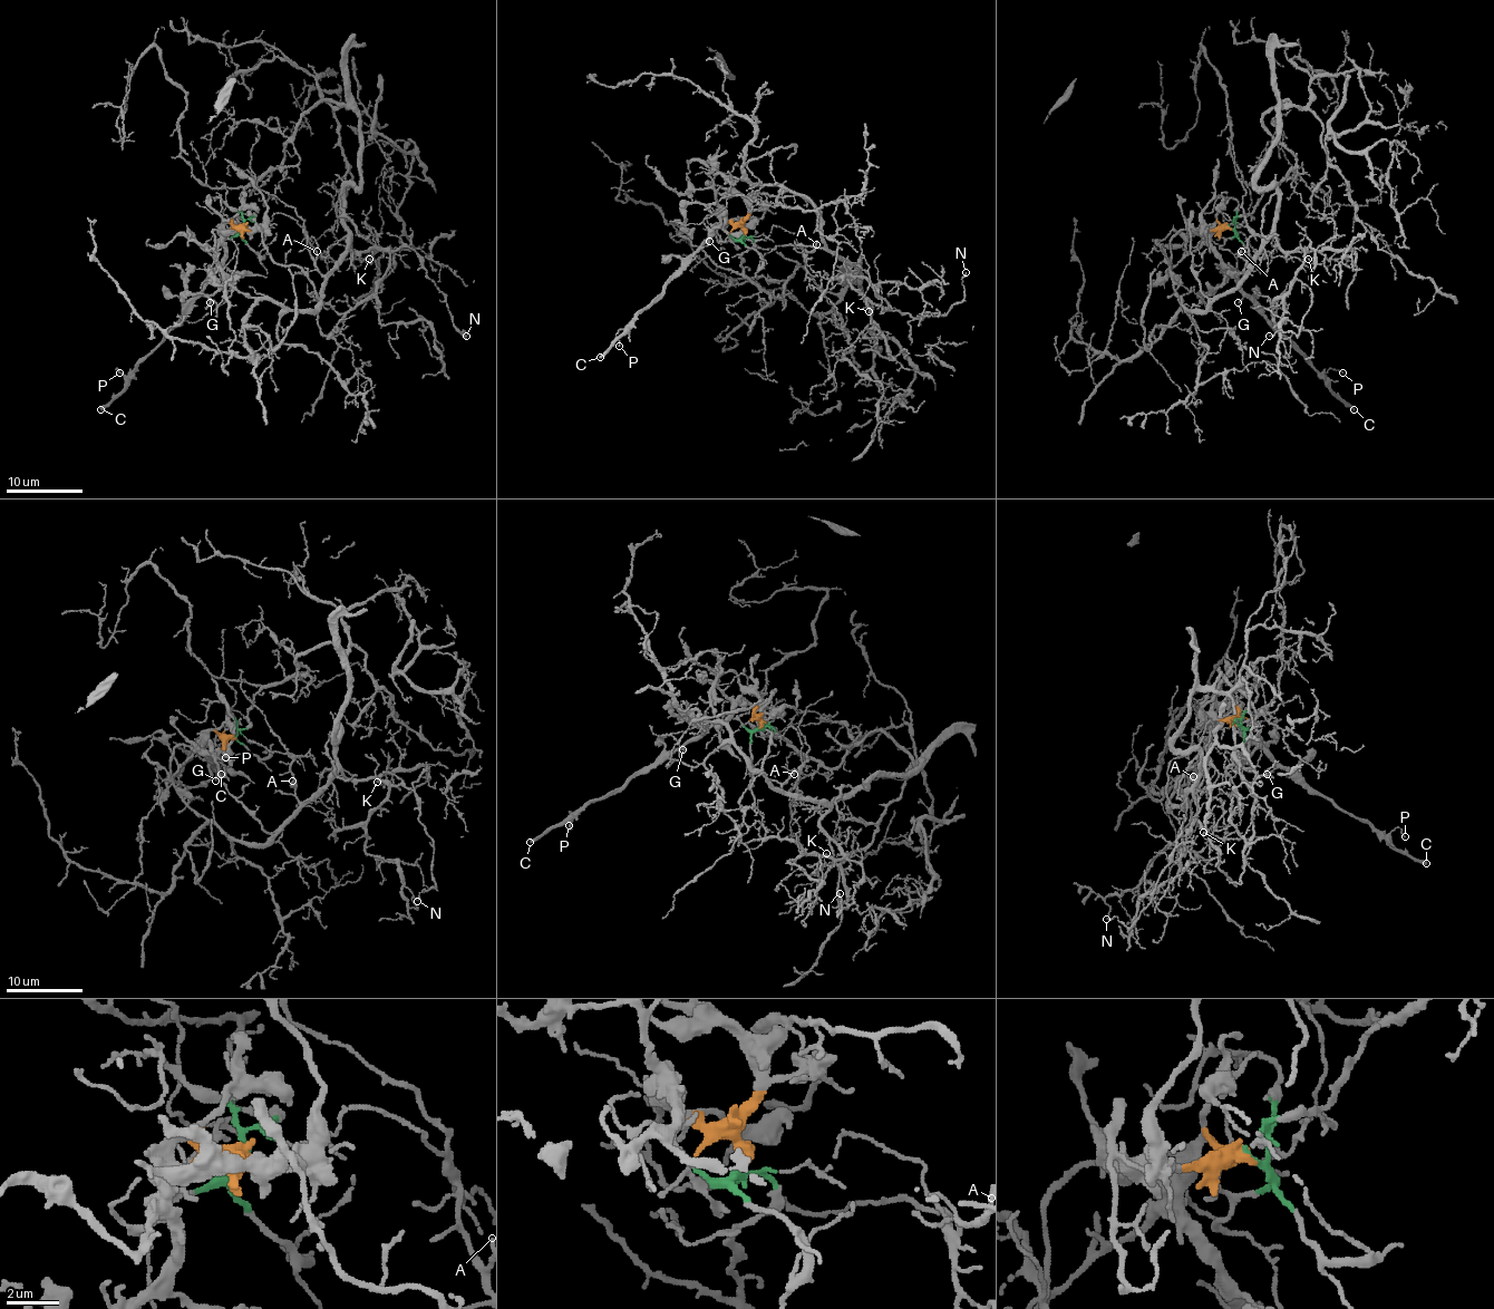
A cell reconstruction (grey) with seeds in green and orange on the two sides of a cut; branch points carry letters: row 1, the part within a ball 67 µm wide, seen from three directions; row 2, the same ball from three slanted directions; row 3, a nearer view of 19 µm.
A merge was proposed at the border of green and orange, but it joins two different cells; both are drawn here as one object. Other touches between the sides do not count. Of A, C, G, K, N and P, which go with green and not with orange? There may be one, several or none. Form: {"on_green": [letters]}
{"on_green": ["A", "K", "N"]}

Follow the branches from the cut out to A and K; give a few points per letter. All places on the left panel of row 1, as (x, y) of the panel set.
A: (246, 228), (246, 220), (268, 223), (274, 214), (287, 214), (306, 233), (313, 260), (317, 250)
K: (246, 228), (294, 217), (325, 275), (351, 236), (369, 258)

